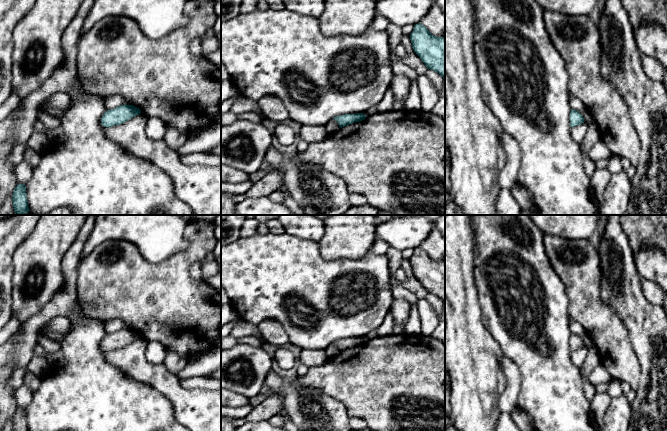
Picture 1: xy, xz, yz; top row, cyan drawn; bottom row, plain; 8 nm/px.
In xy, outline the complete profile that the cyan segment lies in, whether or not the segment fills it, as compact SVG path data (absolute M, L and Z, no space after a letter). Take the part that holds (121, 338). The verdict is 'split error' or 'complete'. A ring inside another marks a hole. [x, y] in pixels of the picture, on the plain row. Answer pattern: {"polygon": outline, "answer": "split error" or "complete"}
{"polygon": "M120 329L114 333L107 334L101 342L101 348L106 352L120 349L140 337L140 333L133 329Z", "answer": "complete"}

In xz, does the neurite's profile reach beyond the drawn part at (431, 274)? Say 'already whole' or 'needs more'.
already whole

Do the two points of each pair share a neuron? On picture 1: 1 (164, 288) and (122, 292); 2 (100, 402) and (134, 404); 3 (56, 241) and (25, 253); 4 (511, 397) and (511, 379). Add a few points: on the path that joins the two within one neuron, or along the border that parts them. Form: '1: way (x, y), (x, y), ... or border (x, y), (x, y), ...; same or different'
1: way (154, 292), (132, 292); same
2: way (108, 404), (126, 404); same
3: way (48, 244), (39, 253), (33, 253); same
4: way (511, 393), (511, 383); same

